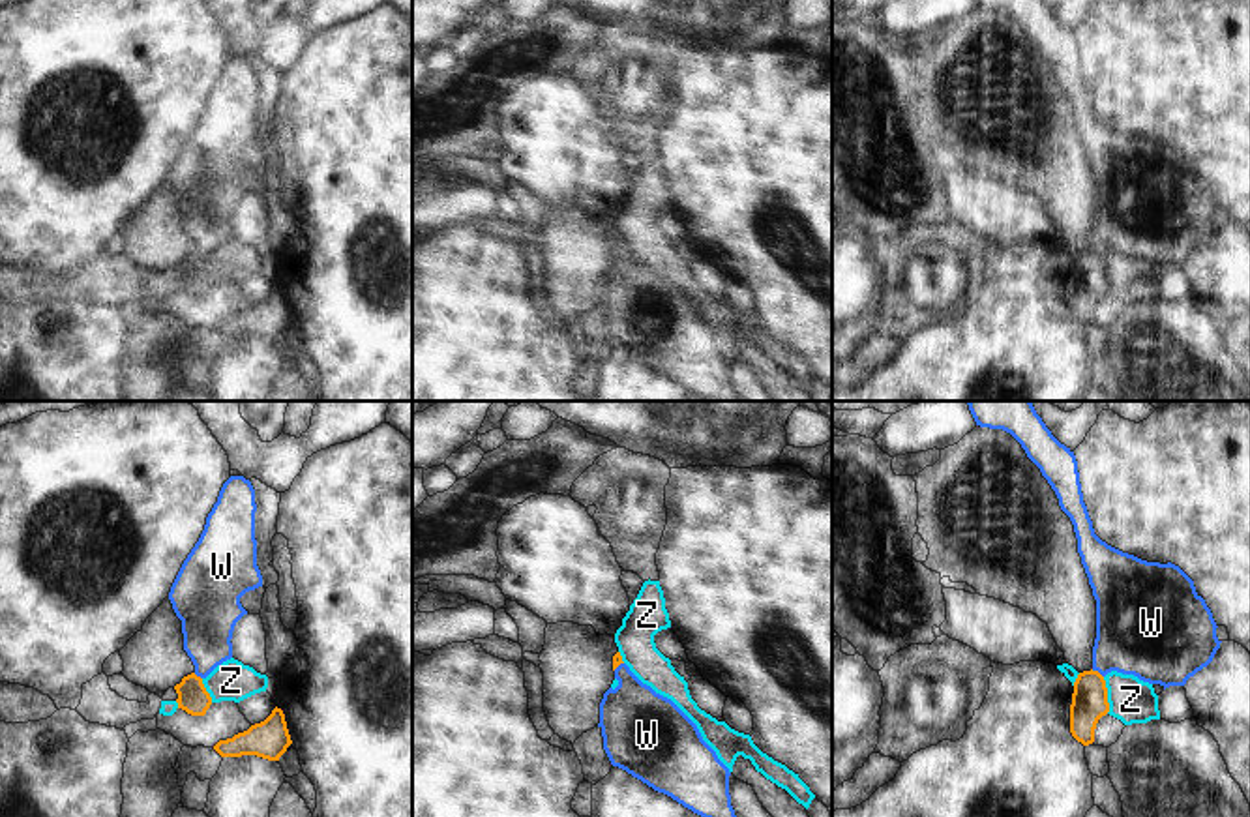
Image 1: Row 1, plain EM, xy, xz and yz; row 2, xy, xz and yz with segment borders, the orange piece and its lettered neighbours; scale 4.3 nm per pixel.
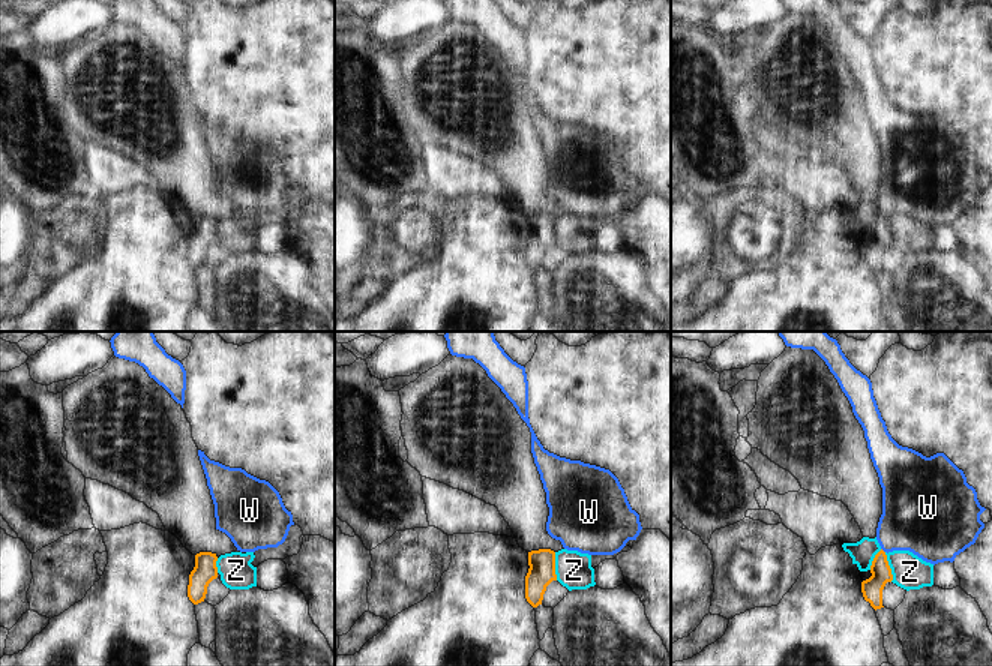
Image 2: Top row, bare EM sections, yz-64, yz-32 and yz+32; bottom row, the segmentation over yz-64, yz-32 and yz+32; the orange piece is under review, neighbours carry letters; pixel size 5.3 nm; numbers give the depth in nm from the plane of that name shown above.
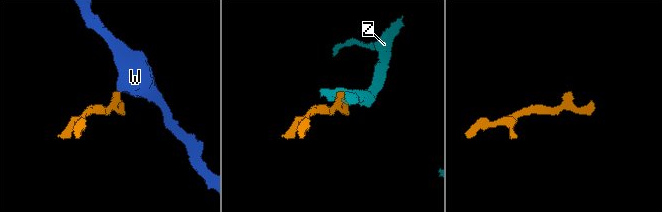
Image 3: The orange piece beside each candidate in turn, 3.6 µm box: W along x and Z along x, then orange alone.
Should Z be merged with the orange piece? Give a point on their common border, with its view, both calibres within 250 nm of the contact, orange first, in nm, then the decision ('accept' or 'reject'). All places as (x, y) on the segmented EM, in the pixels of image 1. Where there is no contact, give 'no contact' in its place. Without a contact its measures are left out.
yz (1106, 696) | 160/190 nm | reject

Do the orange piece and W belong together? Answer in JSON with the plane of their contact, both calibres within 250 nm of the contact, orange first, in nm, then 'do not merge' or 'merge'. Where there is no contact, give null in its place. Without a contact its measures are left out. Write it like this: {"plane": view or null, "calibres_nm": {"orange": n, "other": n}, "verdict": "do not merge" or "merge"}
{"plane": "yz", "calibres_nm": {"orange": 160, "other": 380}, "verdict": "do not merge"}

